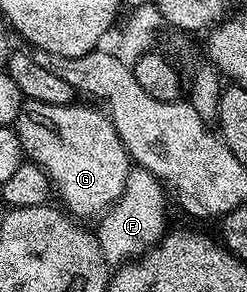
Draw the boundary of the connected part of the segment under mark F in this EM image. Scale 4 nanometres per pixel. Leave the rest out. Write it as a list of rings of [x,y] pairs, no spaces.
[[[134,167],[130,169],[123,194],[113,207],[104,213],[95,230],[97,243],[108,265],[119,266],[149,251],[161,240],[167,230],[166,189],[160,180],[147,170]]]

